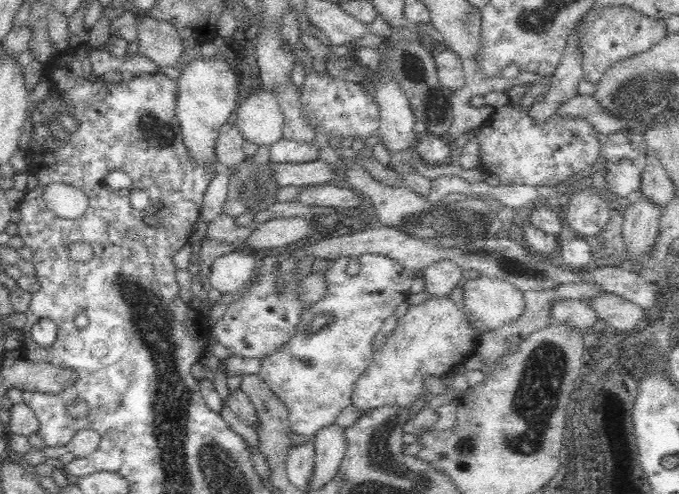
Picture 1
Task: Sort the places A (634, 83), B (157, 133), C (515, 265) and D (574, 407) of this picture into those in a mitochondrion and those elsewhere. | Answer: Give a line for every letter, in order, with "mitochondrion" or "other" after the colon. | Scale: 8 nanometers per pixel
A: mitochondrion
B: mitochondrion
C: mitochondrion
D: mitochondrion

